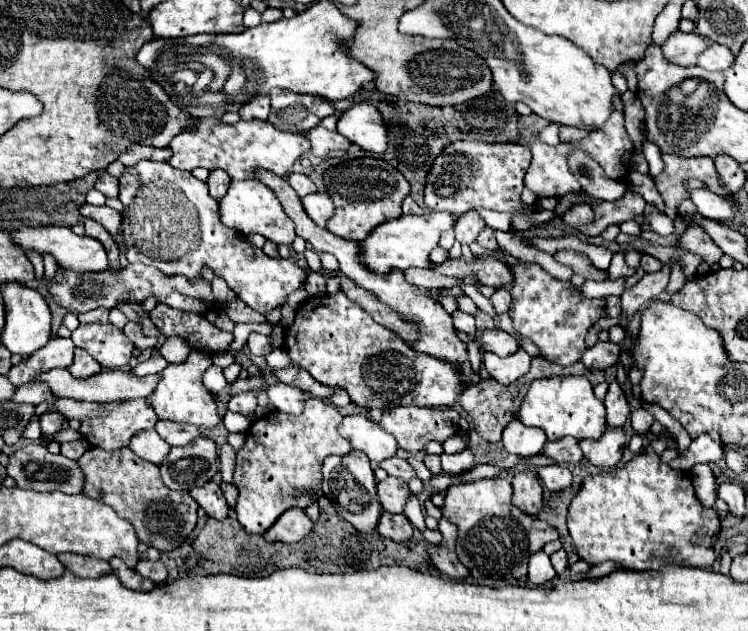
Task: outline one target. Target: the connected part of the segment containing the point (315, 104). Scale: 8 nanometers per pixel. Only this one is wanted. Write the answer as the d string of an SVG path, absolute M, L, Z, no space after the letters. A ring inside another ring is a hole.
M286 90L270 92L272 110L268 122L282 132L308 132L318 126L322 118L334 114L334 106L328 100L310 94L294 94Z

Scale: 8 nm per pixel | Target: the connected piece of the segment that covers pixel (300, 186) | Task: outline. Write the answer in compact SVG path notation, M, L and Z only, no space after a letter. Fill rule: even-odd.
M288 174L288 184L298 192L300 198L304 198L306 194L314 194L316 192L316 186L314 182L306 176L306 174Z

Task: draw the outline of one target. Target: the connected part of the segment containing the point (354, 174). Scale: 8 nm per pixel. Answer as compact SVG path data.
M376 158L346 160L324 174L324 184L336 206L336 212L328 220L326 228L340 238L352 238L358 242L364 240L376 228L376 224L398 218L402 214L402 200L410 192L410 184L404 180L404 176L400 176L390 164Z

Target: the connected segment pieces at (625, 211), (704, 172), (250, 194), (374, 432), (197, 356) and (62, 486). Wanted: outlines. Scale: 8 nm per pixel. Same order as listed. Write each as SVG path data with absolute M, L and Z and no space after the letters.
M628 190L626 196L618 202L600 202L592 204L592 207L595 213L594 222L584 226L580 232L586 236L600 236L608 224L622 224L642 214L646 208L646 200L640 194Z
M663 154L663 160L664 172L654 178L654 183L665 203L665 214L672 220L677 217L677 208L682 200L690 194L686 182L692 178L702 180L704 186L718 196L732 196L722 184L722 180L718 180L718 172L714 168L712 158L686 158L676 154Z
M232 180L226 196L220 200L220 220L240 234L248 236L256 232L262 234L266 240L272 240L274 244L290 246L296 238L294 222L286 216L274 192L260 180Z
M362 414L346 416L338 426L338 432L352 444L354 450L364 452L374 462L392 458L398 450L394 436Z
M190 352L186 362L168 364L162 374L156 390L146 398L146 402L154 408L156 416L162 420L172 420L178 424L196 424L204 428L212 428L218 424L218 410L212 394L204 388L202 376L212 366L212 358L206 352Z
M28 444L14 454L10 454L10 462L6 466L8 476L16 480L20 488L36 490L36 492L54 492L60 490L64 494L80 494L82 492L82 470L78 464L62 454L50 454L44 444Z

